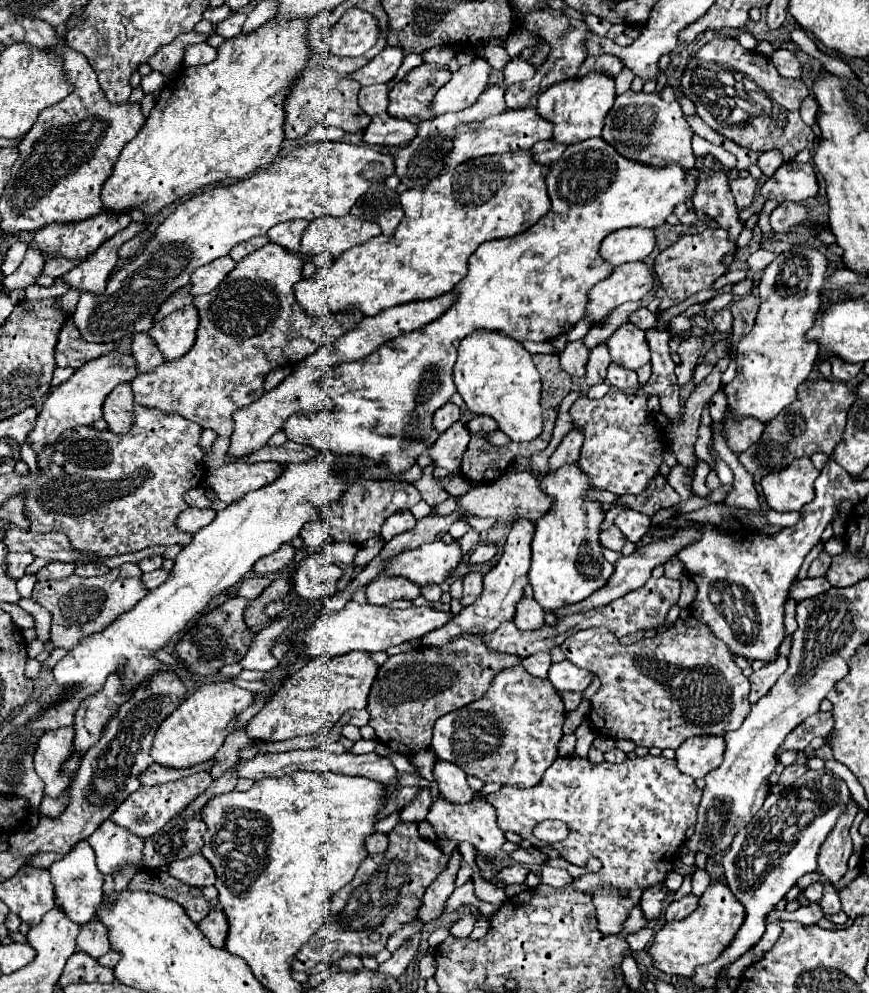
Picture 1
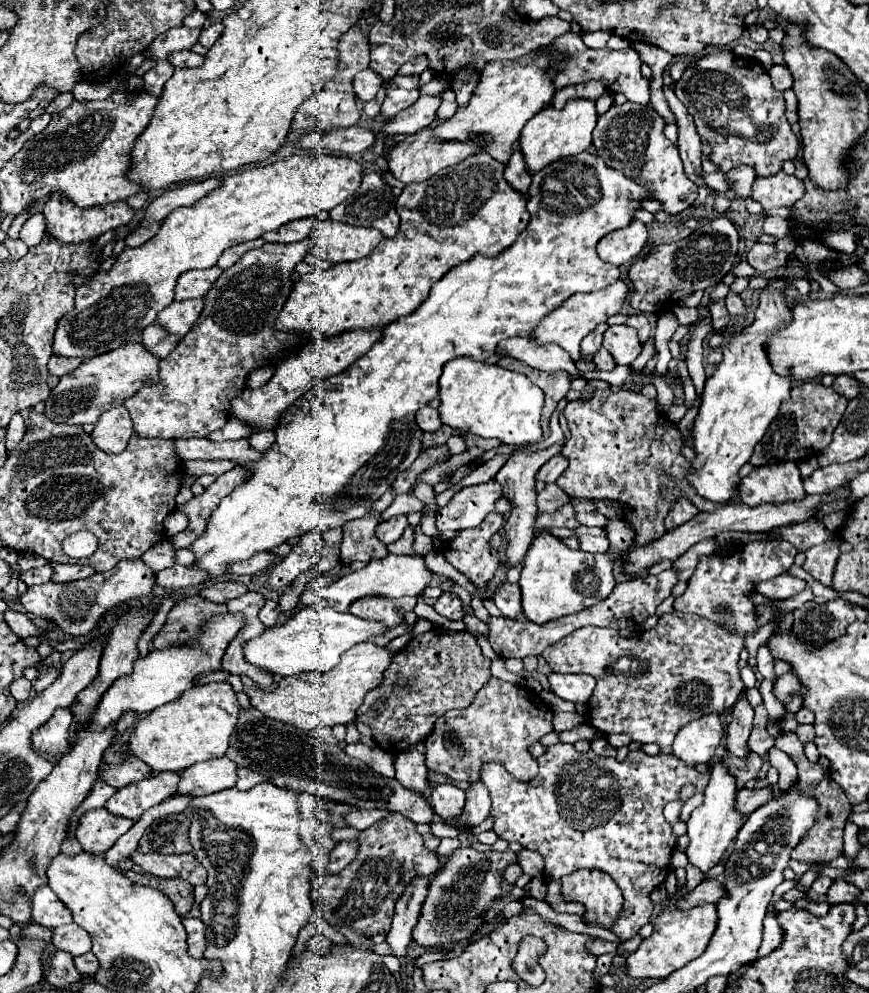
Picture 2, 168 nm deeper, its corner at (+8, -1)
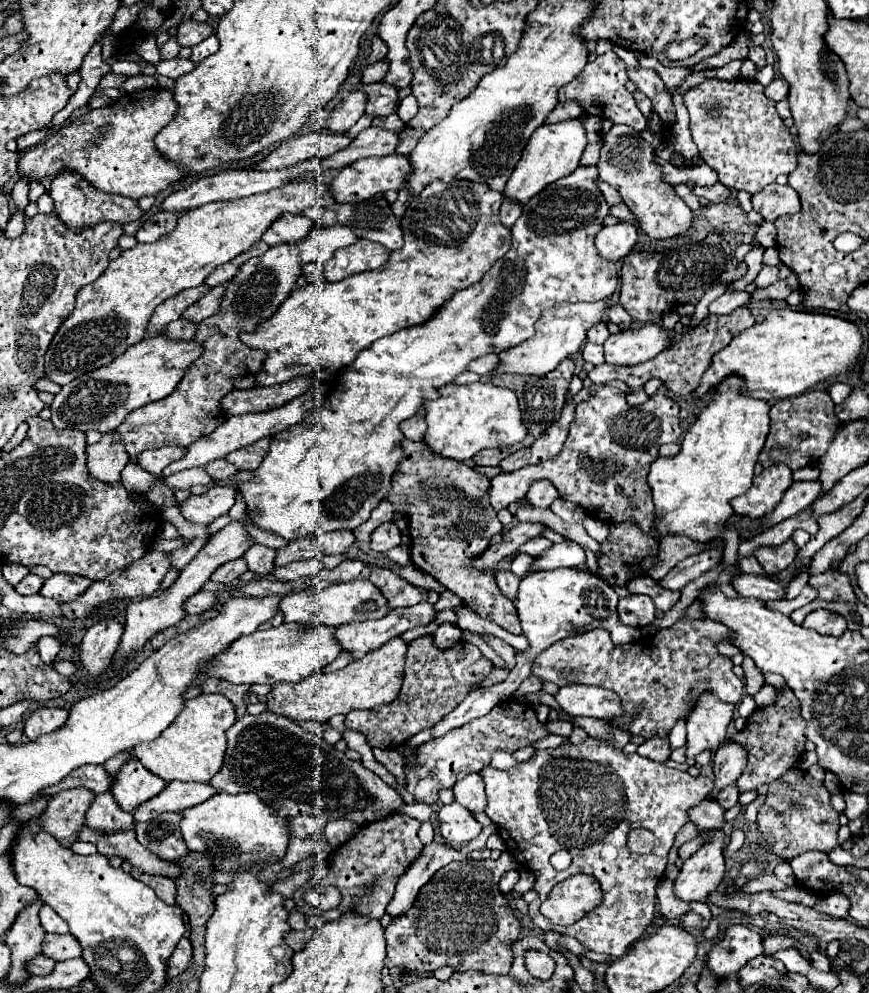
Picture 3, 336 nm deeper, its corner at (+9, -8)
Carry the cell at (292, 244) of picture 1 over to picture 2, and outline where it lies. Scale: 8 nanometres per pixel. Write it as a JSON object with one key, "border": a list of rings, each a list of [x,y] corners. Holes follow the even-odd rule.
{"border":[[[302,218],[302,220],[294,220],[288,222],[286,226],[278,228],[276,232],[266,232],[262,238],[266,242],[282,242],[282,244],[292,244],[292,242],[300,242],[308,236],[308,232],[312,230],[314,220],[312,218]]]}

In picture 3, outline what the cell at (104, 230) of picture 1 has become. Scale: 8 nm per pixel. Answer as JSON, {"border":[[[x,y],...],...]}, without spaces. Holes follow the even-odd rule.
{"border":[[[63,171],[63,173],[59,173],[51,181],[49,195],[55,201],[55,211],[57,211],[59,219],[63,223],[67,223],[69,227],[75,227],[75,229],[81,229],[85,225],[95,225],[95,223],[101,223],[101,221],[131,223],[131,221],[137,221],[143,215],[143,211],[139,209],[135,199],[103,193],[103,191],[95,189],[89,181],[85,181],[77,171]]]}

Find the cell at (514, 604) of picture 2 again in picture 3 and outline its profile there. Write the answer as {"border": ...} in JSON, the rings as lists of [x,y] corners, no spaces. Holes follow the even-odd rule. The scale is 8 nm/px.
{"border":[[[497,567],[497,587],[501,589],[501,593],[509,599],[515,601],[517,597],[517,591],[519,591],[519,581],[521,577],[513,575],[509,569],[503,569],[503,567]]]}

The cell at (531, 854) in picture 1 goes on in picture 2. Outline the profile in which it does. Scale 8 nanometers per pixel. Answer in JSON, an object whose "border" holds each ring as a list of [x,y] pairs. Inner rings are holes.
{"border":[[[458,848],[430,882],[420,920],[412,930],[414,942],[420,946],[452,948],[456,942],[466,940],[482,924],[480,916],[500,896],[502,872],[512,864],[516,864],[516,852],[512,850],[478,852],[474,848]]]}

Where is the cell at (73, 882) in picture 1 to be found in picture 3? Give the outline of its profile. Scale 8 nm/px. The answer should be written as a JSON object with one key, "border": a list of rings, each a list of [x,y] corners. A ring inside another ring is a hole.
{"border":[[[43,905],[39,917],[41,917],[41,925],[47,933],[69,933],[69,925],[47,905]]]}

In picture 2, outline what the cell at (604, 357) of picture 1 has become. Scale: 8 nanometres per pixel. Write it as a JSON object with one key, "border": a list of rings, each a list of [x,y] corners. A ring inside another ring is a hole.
{"border":[[[600,324],[592,334],[588,334],[588,336],[582,340],[582,350],[580,350],[580,354],[582,354],[584,358],[592,358],[592,354],[602,348],[602,334],[604,334],[606,328],[608,328],[608,324]]]}

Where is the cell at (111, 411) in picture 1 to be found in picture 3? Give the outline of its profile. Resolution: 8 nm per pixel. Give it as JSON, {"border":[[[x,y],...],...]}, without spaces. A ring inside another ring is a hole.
{"border":[[[115,431],[103,435],[103,439],[95,445],[87,447],[87,469],[91,477],[97,477],[105,483],[119,483],[121,471],[129,463],[129,455],[125,453],[125,445]]]}

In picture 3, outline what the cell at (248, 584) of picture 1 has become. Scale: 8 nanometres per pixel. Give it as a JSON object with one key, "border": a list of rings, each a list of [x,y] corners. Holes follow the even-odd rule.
{"border":[[[199,591],[199,593],[191,595],[191,597],[185,601],[183,609],[185,609],[185,613],[187,613],[187,615],[201,615],[203,611],[211,609],[215,601],[217,601],[215,593],[209,593],[209,591]]]}

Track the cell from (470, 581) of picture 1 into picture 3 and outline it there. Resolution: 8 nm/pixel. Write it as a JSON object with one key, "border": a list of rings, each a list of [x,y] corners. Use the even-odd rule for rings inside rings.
{"border":[[[443,623],[437,627],[437,631],[433,633],[433,643],[439,647],[439,649],[449,649],[453,647],[457,641],[461,641],[461,629],[457,625],[449,625],[449,623]]]}

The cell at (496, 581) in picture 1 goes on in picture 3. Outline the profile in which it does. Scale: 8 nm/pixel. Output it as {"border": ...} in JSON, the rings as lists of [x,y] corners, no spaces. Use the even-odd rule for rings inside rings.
{"border":[[[569,397],[567,405],[561,411],[559,421],[555,421],[549,429],[545,429],[545,433],[537,441],[533,441],[533,445],[523,447],[523,449],[511,453],[507,459],[503,459],[499,463],[499,467],[503,471],[517,471],[525,465],[537,465],[539,461],[547,461],[549,457],[555,457],[563,449],[563,443],[569,435],[573,411],[575,411],[575,401]]]}

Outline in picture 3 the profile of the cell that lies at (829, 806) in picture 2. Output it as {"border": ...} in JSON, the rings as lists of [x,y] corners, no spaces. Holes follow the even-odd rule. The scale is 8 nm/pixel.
{"border":[[[789,771],[783,777],[769,783],[767,799],[759,807],[757,815],[757,849],[779,855],[785,861],[805,853],[805,851],[823,851],[829,853],[837,847],[839,831],[839,813],[831,805],[831,795],[817,779],[809,777],[805,771]],[[797,803],[797,807],[793,807]]]}

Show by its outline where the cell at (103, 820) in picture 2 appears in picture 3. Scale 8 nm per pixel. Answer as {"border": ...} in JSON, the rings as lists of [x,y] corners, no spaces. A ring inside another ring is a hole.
{"border":[[[97,793],[93,805],[89,805],[85,813],[85,825],[91,829],[101,829],[105,833],[123,831],[133,827],[131,813],[125,813],[115,801],[111,793]]]}

